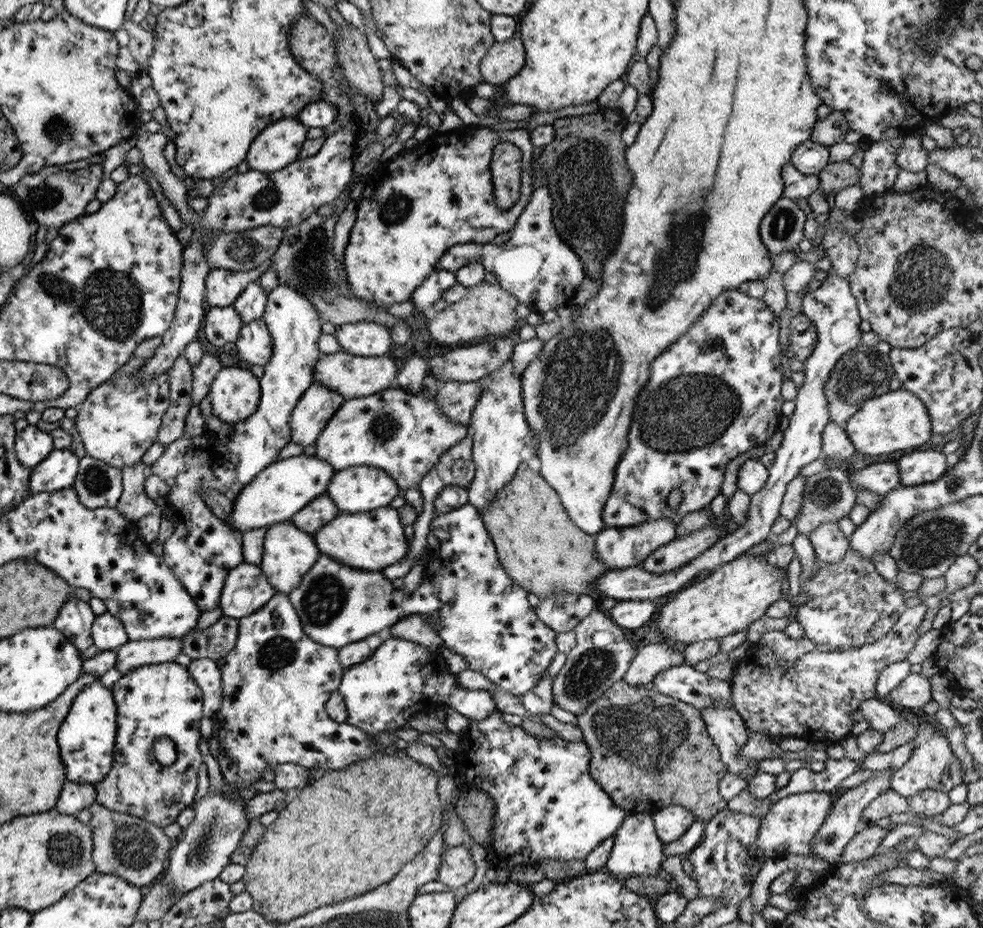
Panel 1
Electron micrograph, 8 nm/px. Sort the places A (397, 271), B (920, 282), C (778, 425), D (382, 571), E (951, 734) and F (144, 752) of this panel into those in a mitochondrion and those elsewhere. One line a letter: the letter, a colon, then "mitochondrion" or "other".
A: other
B: mitochondrion
C: other
D: other
E: other
F: other

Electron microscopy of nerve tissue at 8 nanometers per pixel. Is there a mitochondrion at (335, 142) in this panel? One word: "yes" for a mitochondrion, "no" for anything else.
no

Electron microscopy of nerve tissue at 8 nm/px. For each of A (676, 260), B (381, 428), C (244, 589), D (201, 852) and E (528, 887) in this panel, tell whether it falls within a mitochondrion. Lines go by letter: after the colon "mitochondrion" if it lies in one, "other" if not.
A: mitochondrion
B: mitochondrion
C: other
D: mitochondrion
E: other

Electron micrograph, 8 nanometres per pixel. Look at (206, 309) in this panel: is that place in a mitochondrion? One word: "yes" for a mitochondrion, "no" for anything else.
no

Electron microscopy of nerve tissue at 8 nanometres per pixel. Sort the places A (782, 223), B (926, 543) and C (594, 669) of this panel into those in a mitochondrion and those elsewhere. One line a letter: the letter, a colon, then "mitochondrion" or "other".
A: mitochondrion
B: mitochondrion
C: mitochondrion

